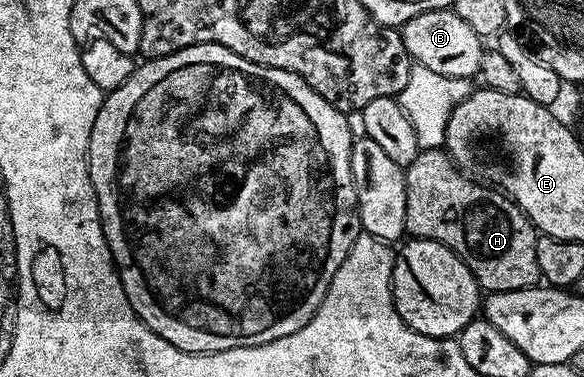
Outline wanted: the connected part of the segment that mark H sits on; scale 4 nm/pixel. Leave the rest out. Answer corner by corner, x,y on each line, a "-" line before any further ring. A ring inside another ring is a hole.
442,149
421,150
416,155
416,159
412,159
412,163
405,166
404,172
406,174
406,233
409,234
411,238
421,239
423,241
435,241
451,249
453,253
465,263
468,271
472,271
472,275
478,280
479,286
481,286
486,293
529,289
539,284
542,272
536,263
536,243
538,242
540,234
532,222
522,214
520,207
514,204
505,193
485,183
479,183
472,177
467,177
466,174
455,165
454,158

